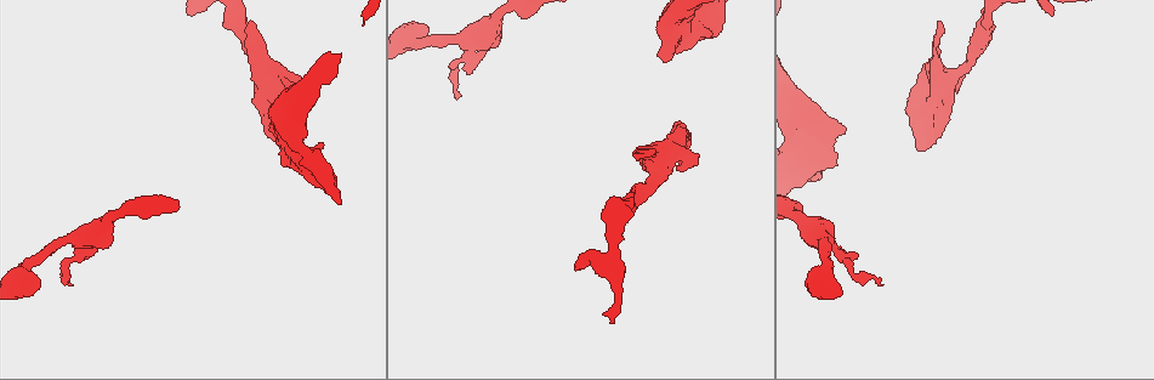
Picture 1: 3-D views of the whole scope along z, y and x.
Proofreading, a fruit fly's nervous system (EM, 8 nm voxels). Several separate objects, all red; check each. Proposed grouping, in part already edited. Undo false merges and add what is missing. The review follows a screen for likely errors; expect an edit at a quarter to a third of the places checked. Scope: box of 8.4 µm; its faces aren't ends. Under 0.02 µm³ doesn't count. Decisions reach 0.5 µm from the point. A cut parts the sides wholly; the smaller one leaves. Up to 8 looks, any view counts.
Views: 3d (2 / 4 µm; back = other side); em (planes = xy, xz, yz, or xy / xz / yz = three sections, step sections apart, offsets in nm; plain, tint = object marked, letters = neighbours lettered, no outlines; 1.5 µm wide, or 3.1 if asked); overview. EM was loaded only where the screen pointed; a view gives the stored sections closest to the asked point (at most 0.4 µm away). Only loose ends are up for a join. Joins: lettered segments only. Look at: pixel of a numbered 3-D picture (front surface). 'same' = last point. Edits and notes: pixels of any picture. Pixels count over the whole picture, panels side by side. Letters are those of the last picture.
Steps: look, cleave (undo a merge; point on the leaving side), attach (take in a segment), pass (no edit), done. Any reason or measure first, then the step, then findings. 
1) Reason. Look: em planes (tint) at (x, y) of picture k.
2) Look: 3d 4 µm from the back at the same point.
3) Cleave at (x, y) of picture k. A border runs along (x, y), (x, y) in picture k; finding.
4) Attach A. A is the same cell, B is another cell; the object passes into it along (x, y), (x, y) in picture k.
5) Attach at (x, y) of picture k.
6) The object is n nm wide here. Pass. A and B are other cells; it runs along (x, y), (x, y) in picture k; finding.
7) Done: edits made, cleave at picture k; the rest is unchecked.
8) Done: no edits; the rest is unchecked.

Tapers out. Look: em planes (plain) at (457, 94) of picture 1.

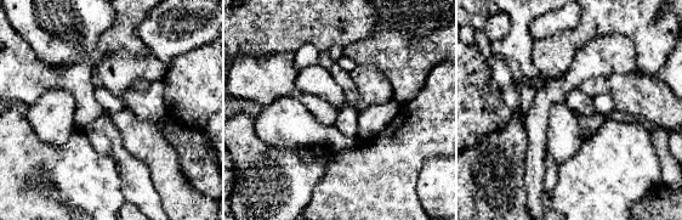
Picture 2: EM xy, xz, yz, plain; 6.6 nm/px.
See the neighbours. Look: em planes (letters) at the same point.

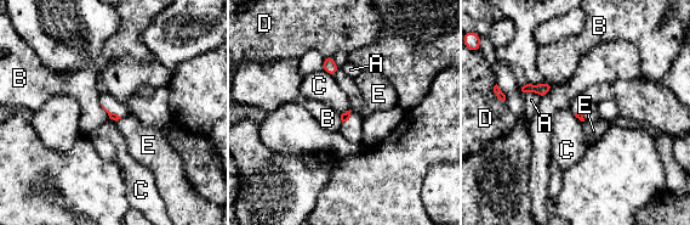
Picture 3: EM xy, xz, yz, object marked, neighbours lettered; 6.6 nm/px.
Pass. A, B, C, D and E are other cells; a border runs along (323, 69), (332, 77) in picture 3; none of them fits.

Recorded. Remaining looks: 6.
An open end. Look: 3d 4 µm at (677, 170) of picture 1.

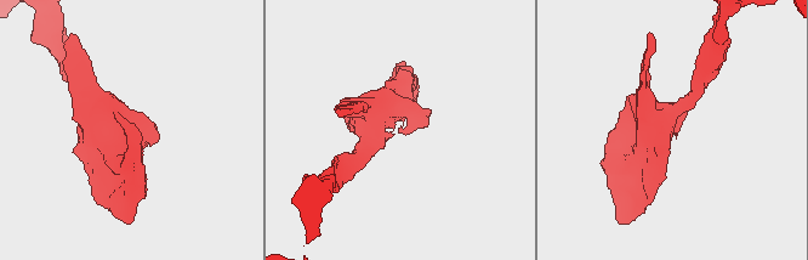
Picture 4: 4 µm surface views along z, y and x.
Look: em planes (letters) at (402, 129) of picture 4.

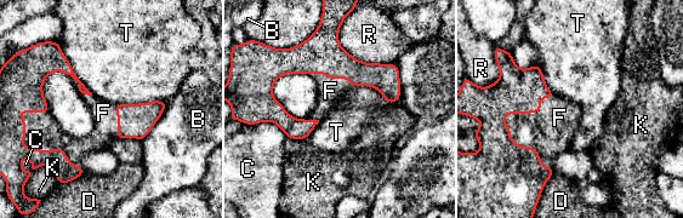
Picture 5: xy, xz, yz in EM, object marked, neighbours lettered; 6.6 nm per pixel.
The object is 160 nm wide here; the longest contact is with F, 500 nm. Attach F. F is the same cell, B, C, D, K, R and T are other cells; the neuron continues.

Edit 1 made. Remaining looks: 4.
Look: em xz step 8 (tint) at (938, 22) of picture 1.

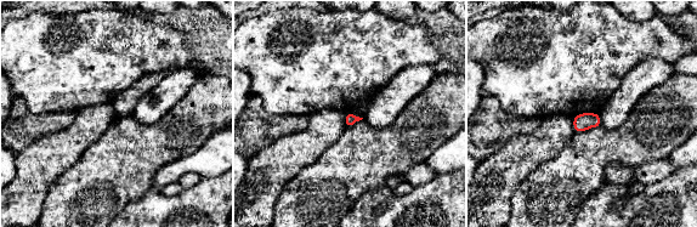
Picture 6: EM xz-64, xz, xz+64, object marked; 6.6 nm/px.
Another direction. Look: em planes (letters) at the same point.

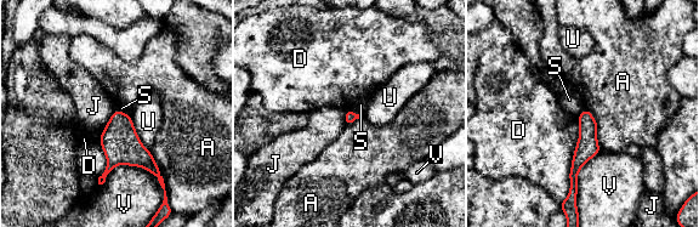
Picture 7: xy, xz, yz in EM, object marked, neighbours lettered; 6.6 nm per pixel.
Pass. A, D, J, S, U and V are other cells; a border runs along (348, 109), (362, 115) in picture 7; no lettered segment goes on from it.

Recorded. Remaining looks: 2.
Done: edits made, attach at picture 5; the rest is unchecked.

